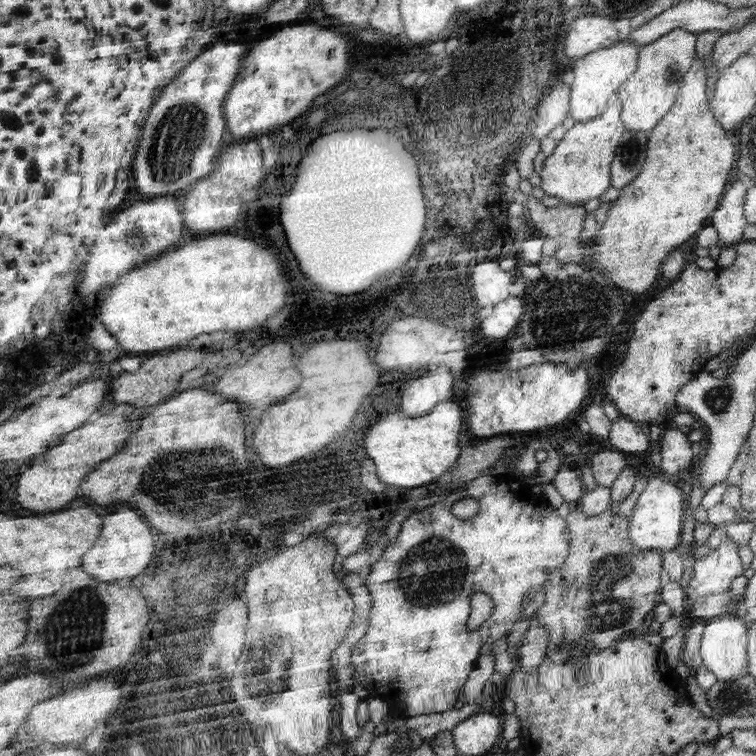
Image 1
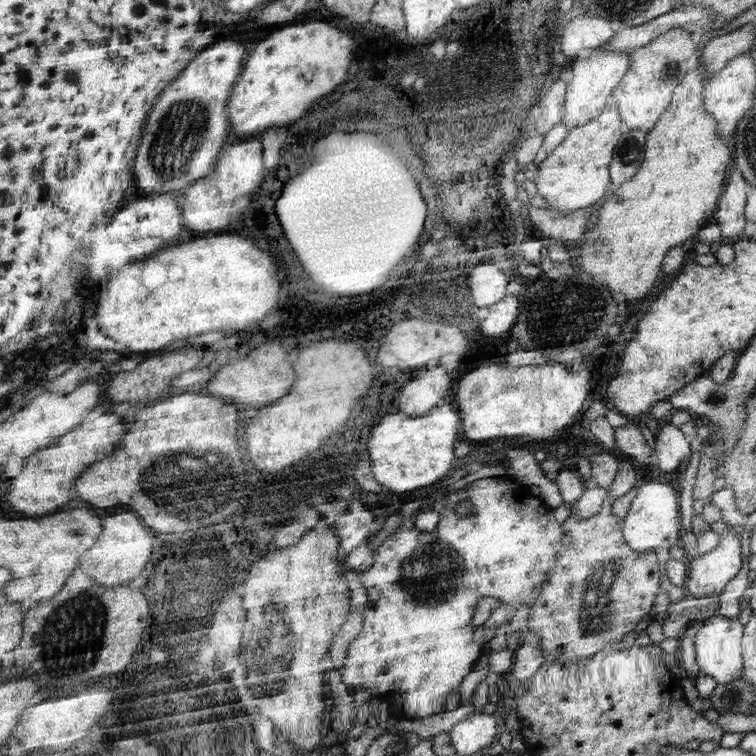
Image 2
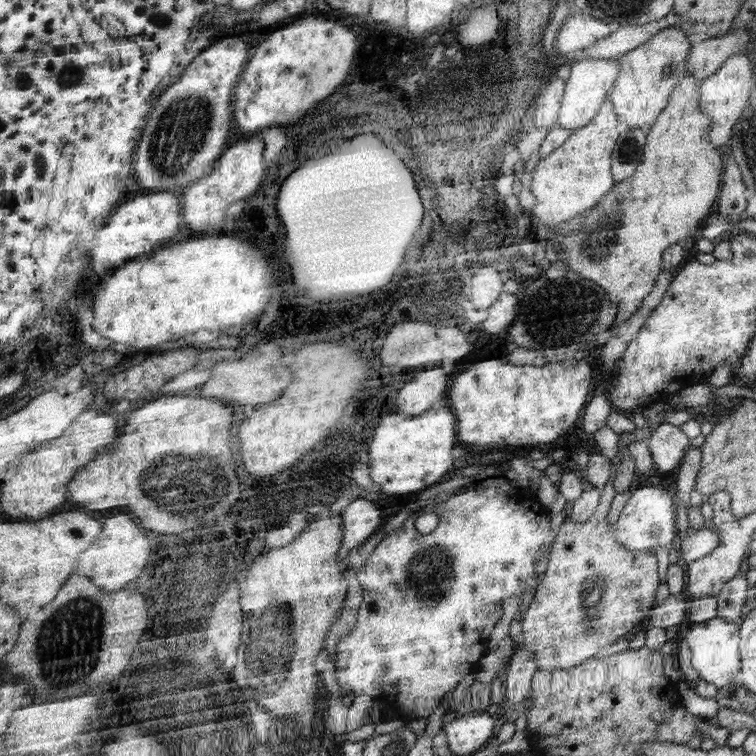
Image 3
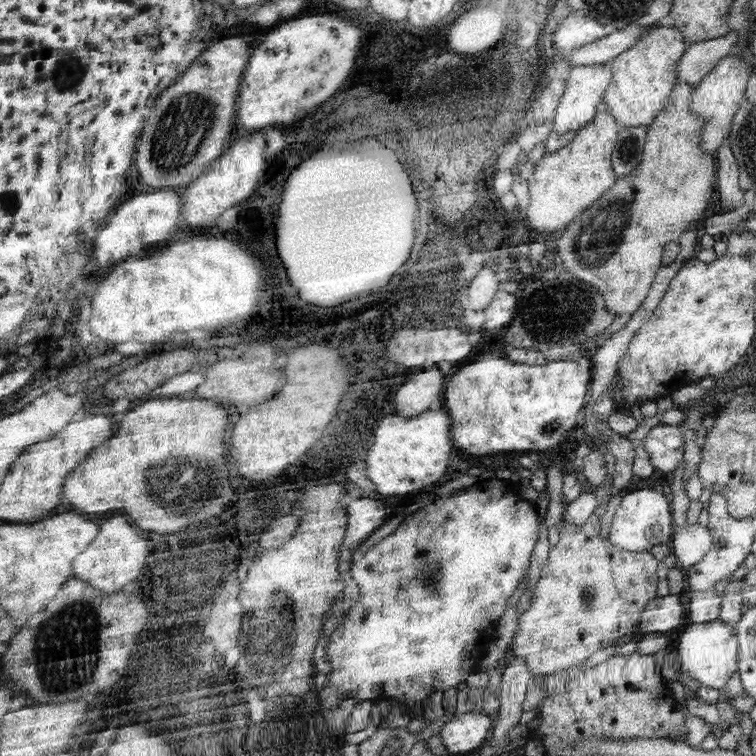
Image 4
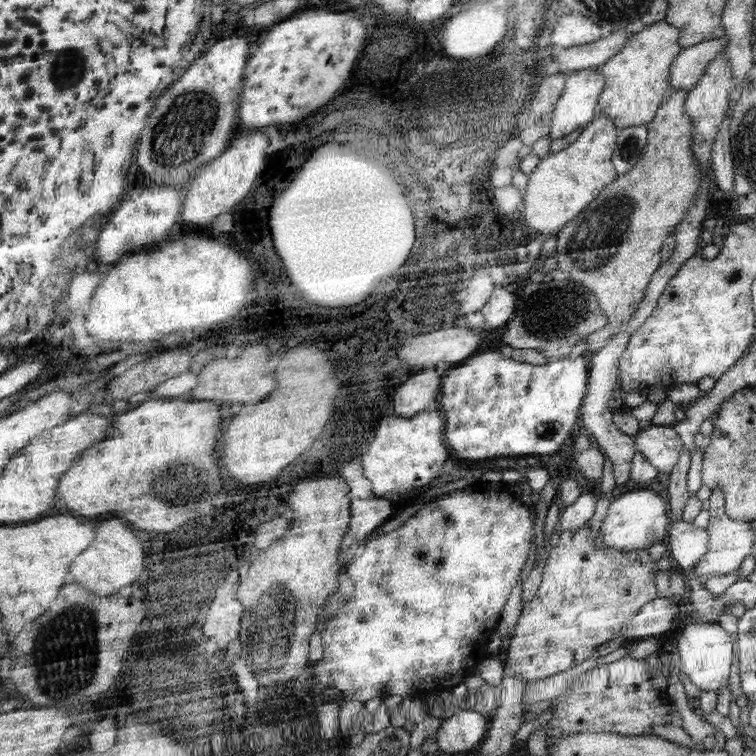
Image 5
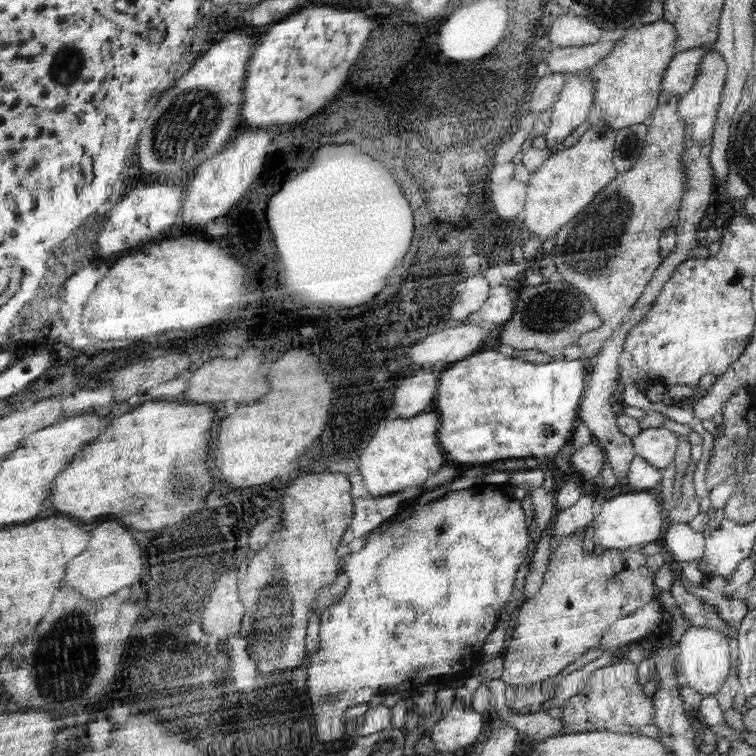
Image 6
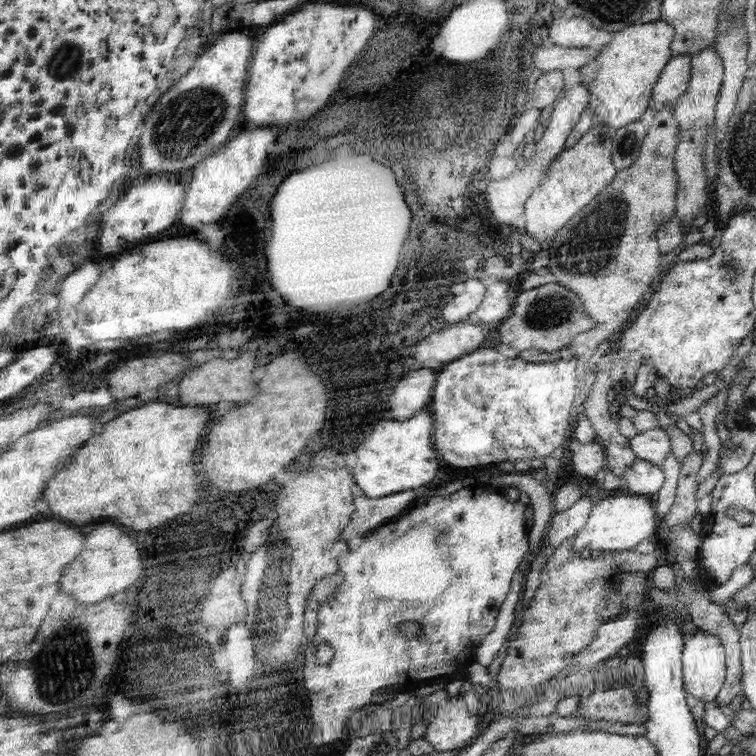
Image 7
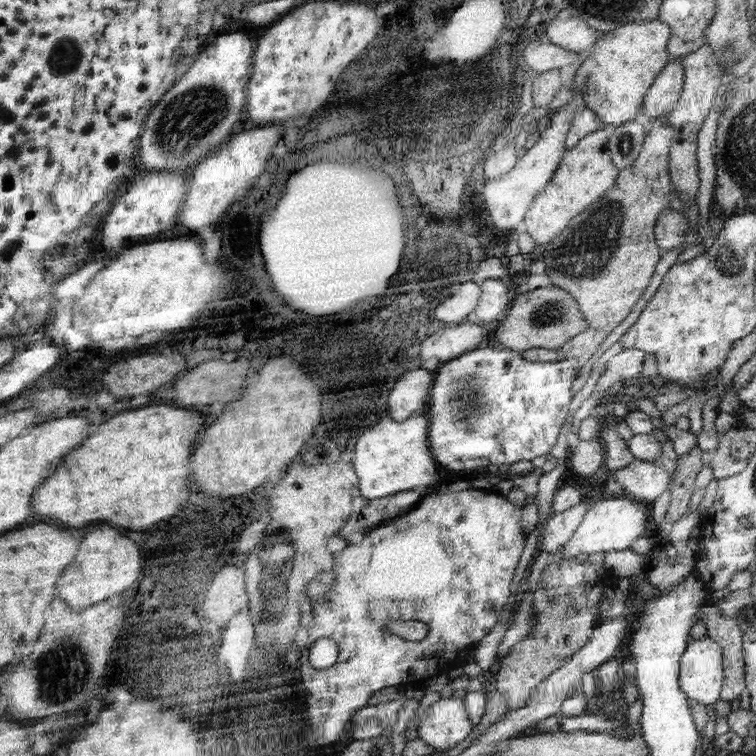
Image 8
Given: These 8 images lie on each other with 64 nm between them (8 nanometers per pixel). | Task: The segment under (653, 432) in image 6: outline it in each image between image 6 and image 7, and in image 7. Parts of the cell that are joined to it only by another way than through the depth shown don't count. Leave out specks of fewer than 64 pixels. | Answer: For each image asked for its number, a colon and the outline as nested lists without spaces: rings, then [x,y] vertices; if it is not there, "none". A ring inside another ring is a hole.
7: [[[649,430],[645,434],[637,434],[631,440],[631,448],[635,450],[637,458],[661,466],[669,452],[673,452],[673,442],[667,430]]]

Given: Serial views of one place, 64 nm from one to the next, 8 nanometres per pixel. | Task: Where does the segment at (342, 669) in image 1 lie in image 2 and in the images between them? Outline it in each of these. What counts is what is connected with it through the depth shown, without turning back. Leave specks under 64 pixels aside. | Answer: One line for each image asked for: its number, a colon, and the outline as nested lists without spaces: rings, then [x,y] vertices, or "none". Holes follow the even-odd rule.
2: [[[351,568],[345,570],[345,578],[349,580],[349,588],[351,588],[351,612],[343,628],[335,634],[335,640],[329,648],[331,660],[335,662],[335,670],[341,670],[345,666],[345,658],[351,642],[363,632],[365,608],[369,602],[369,590],[363,586],[359,570],[351,570]]]

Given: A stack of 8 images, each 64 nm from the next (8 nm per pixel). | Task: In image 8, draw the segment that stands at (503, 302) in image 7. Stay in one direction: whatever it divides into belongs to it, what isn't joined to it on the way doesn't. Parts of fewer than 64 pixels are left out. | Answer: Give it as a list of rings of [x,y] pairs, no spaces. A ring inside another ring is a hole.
[[[487,280],[481,284],[481,288],[483,288],[481,302],[467,320],[471,320],[471,322],[491,322],[491,320],[503,322],[511,310],[507,284],[501,280]]]

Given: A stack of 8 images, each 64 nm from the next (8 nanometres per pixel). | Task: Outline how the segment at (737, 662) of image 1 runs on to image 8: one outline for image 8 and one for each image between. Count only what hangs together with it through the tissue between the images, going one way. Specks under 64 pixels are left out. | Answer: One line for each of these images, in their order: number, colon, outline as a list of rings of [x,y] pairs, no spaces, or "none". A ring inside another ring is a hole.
2: [[[711,616],[703,620],[699,632],[693,638],[695,646],[695,662],[699,666],[699,674],[713,680],[717,686],[725,686],[729,682],[741,680],[741,634],[743,626],[737,620],[729,620],[723,616]]]
3: [[[713,618],[703,624],[693,624],[683,638],[685,646],[691,652],[689,666],[697,672],[699,680],[713,686],[715,690],[729,688],[731,680],[739,674],[739,624],[729,624],[723,618]]]
4: [[[709,622],[709,624],[689,624],[685,632],[679,636],[677,646],[681,658],[681,674],[689,674],[695,682],[703,688],[711,688],[721,692],[727,688],[727,680],[737,670],[737,638],[735,630],[723,622]]]
5: [[[685,622],[685,628],[679,634],[677,654],[681,656],[683,662],[683,676],[701,692],[717,692],[717,688],[725,688],[725,684],[729,684],[733,648],[729,634],[719,624]]]
6: [[[691,626],[685,636],[681,638],[681,662],[683,662],[683,678],[687,680],[685,684],[701,694],[703,698],[715,696],[729,678],[729,666],[731,666],[731,656],[729,656],[729,644],[727,640],[713,628],[701,628],[701,626]]]
7: [[[707,632],[687,636],[683,652],[685,690],[699,698],[703,704],[711,704],[719,696],[721,682],[725,682],[725,654],[719,640]]]
8: [[[691,640],[681,658],[679,682],[681,690],[689,696],[689,702],[697,702],[699,706],[713,706],[713,702],[719,702],[725,674],[721,668],[721,650],[713,640]]]

